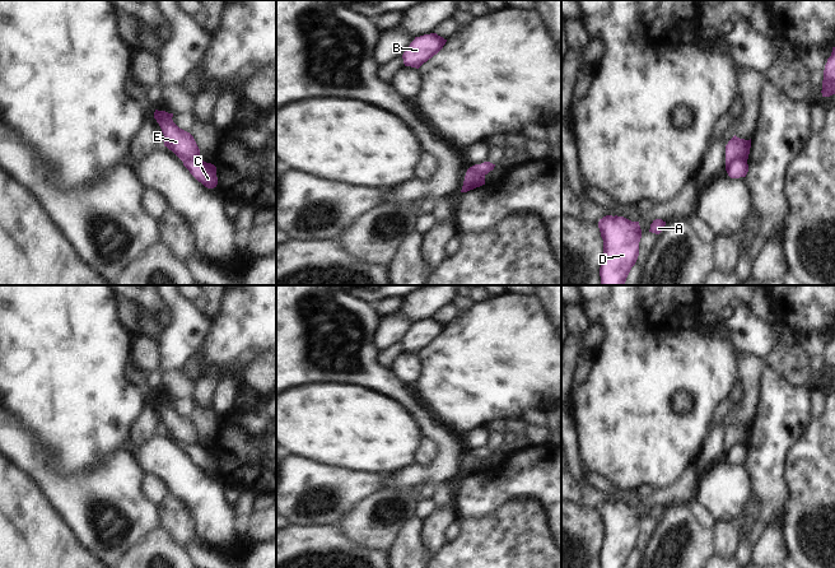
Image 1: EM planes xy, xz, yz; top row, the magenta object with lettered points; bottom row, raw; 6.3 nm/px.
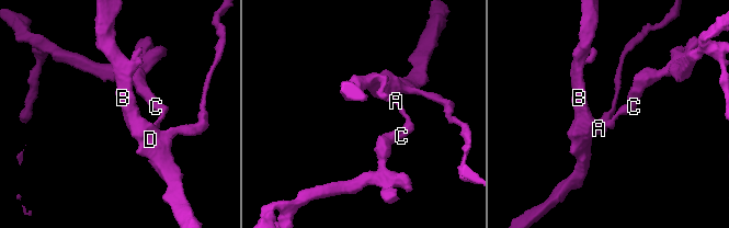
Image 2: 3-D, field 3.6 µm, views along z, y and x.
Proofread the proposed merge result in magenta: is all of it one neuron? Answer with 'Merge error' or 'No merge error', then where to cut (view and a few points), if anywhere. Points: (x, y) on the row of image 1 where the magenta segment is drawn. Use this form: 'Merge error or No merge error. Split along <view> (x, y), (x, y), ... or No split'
Merge error. Split along yz (746, 159), (737, 158), (726, 166).

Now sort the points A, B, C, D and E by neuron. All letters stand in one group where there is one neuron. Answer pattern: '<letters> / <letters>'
A B C D / E

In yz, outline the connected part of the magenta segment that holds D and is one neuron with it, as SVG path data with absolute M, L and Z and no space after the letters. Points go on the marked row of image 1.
M606 215L600 219L598 228L603 239L601 285L625 285L639 256L642 238L639 222Z

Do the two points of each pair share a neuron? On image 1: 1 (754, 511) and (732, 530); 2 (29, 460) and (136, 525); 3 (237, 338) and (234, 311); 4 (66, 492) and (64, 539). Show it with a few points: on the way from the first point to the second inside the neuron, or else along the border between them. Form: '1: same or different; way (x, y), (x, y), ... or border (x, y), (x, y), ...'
1: same; way (749, 516), (737, 526)
2: same; way (56, 487), (71, 496), (103, 504), (110, 511)
3: same; way (237, 331), (237, 317)
4: different; border (46, 496), (82, 544)

